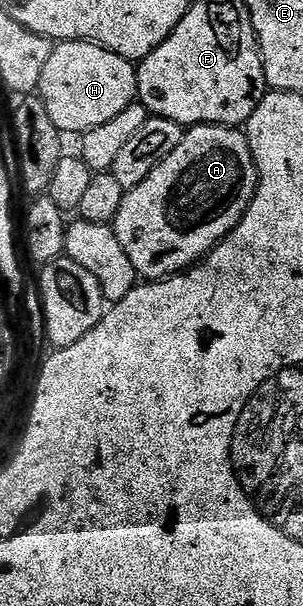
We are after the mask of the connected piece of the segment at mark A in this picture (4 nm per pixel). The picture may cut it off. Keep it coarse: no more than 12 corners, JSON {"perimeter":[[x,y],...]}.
{"perimeter":[[191,126],[123,193],[139,279],[232,233],[257,190],[241,129]]}

